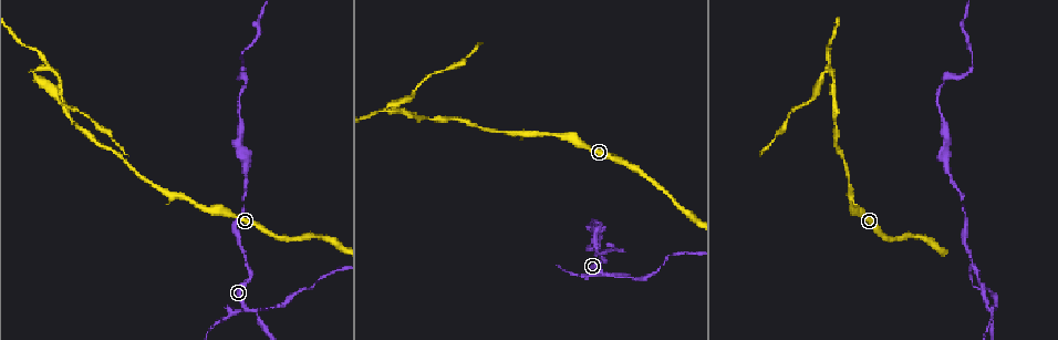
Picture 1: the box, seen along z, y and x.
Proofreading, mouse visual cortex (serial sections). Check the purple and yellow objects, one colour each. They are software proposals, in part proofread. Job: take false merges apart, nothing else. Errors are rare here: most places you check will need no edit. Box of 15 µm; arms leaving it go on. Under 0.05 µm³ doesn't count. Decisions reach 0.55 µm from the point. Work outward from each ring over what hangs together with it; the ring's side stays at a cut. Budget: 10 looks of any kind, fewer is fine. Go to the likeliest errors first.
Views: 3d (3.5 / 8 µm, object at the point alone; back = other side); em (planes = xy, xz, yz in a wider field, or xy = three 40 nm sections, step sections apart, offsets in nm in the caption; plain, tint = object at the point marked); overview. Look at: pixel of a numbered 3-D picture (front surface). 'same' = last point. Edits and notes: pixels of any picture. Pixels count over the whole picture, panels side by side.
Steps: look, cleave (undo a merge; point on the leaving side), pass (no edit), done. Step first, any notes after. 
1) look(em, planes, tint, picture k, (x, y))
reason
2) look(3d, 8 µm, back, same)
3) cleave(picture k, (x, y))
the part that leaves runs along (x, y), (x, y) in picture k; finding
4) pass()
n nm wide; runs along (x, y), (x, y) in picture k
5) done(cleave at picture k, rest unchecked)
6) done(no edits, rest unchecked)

look(3d, 3.5 µm, back, picture 1, (611, 274))

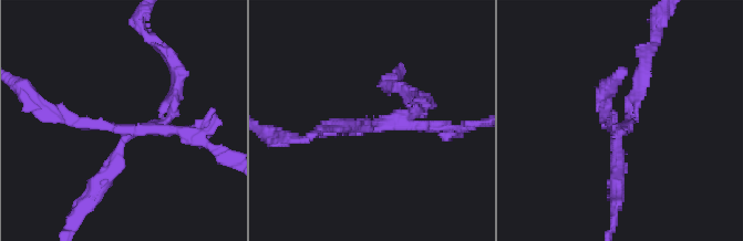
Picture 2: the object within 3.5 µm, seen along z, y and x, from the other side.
look(em, xy, step 3, tint, picture 2, (617, 131))
4 arms; arms of 150, 150, 150, 200 nm; shape alone is not enough

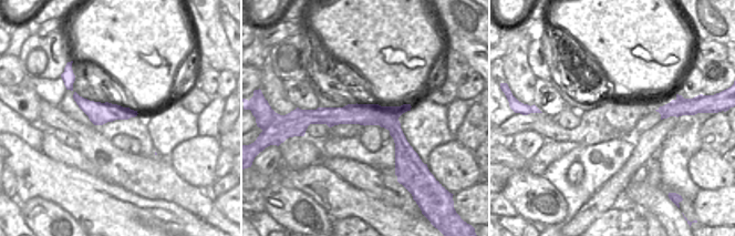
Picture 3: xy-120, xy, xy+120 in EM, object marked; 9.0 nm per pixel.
cleave(picture 2, (198, 124))
border along (381, 106), (370, 114), (353, 112) in picture 3; a second cell is stuck on

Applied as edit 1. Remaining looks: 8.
look(overview)
see it whole again

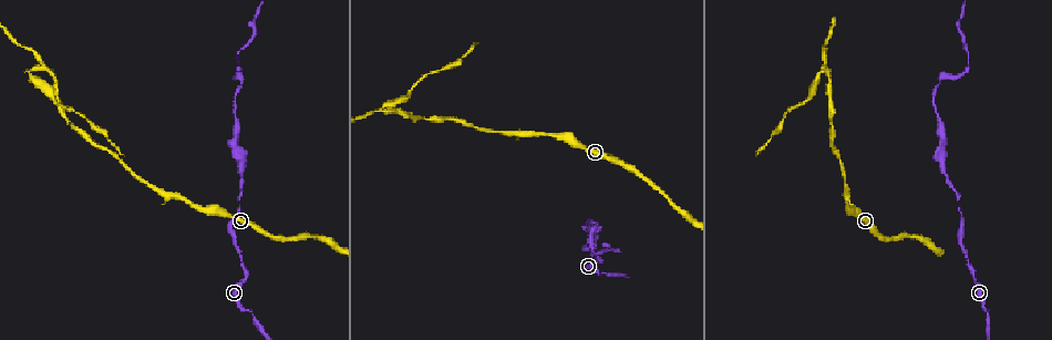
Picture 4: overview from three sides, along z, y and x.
look(em, xy, step 2, tint, picture 4, (41, 65))
a narrow waist

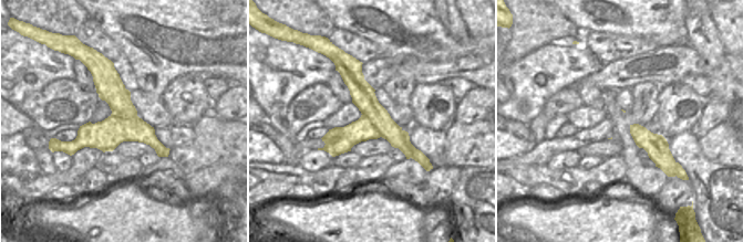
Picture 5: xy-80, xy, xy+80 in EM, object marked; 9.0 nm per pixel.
look(3d, 3.5 µm, same)
see where the arms go

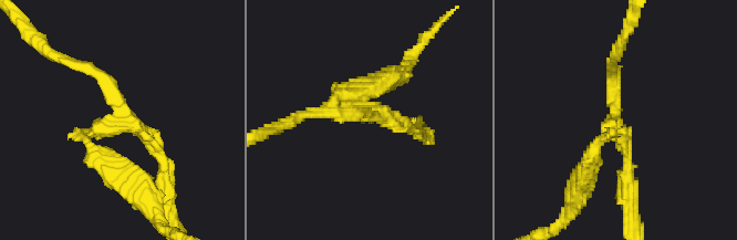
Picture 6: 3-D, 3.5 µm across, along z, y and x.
cleave(picture 6, (367, 95))
the part that leaves runs along (613, 120), (582, 185) in picture 6; a second cell is stuck on

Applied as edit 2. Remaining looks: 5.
look(overview)

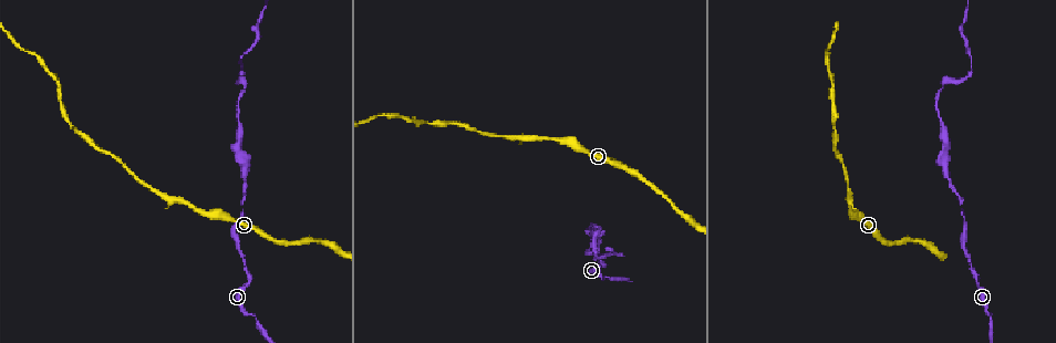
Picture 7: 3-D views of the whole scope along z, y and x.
look(3d, 3.5 µm, back, picture 7, (963, 209))
thin neck

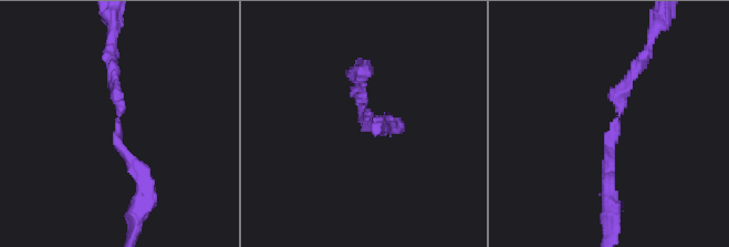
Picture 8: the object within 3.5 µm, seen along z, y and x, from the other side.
look(em, xy, step 2, tint, picture 8, (618, 115))
shape alone is not enough

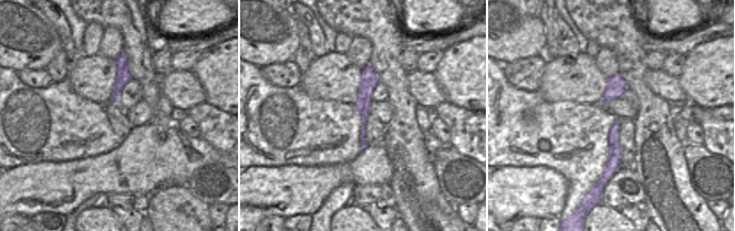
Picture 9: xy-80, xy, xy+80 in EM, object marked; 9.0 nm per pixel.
look(em, xy, step 5, tint, same)

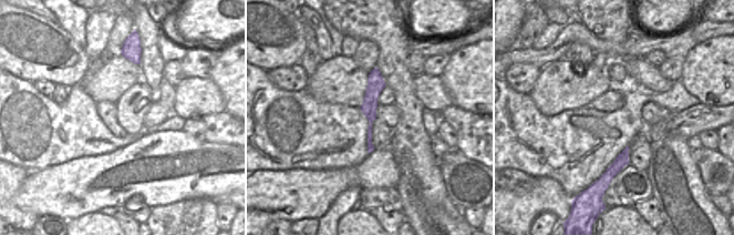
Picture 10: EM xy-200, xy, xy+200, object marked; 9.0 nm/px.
pass()
140 nm wide; runs along (375, 71), (370, 99), (370, 149) in picture 10; all the same cell

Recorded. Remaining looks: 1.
done(cleave at picture 2, cleave at picture 6, rest unchecked)

